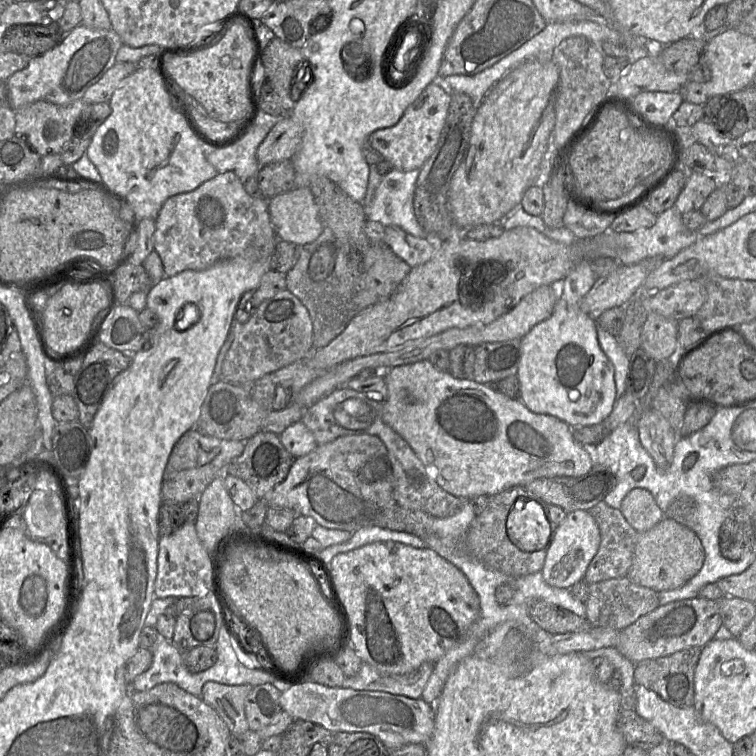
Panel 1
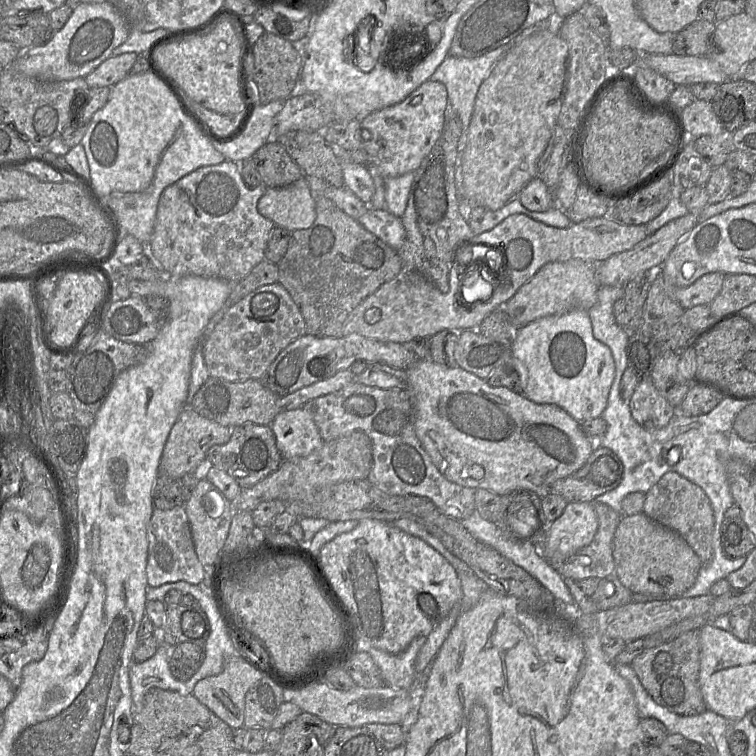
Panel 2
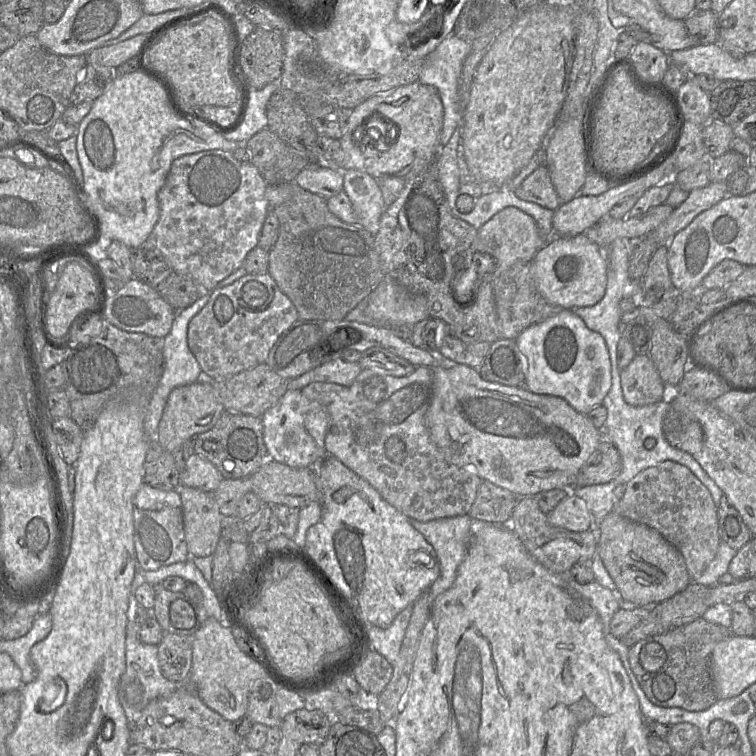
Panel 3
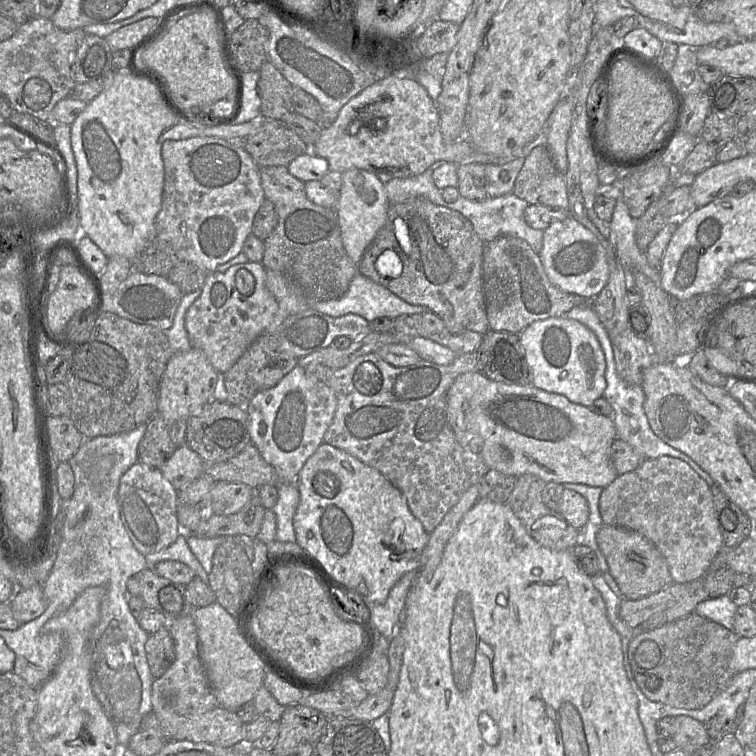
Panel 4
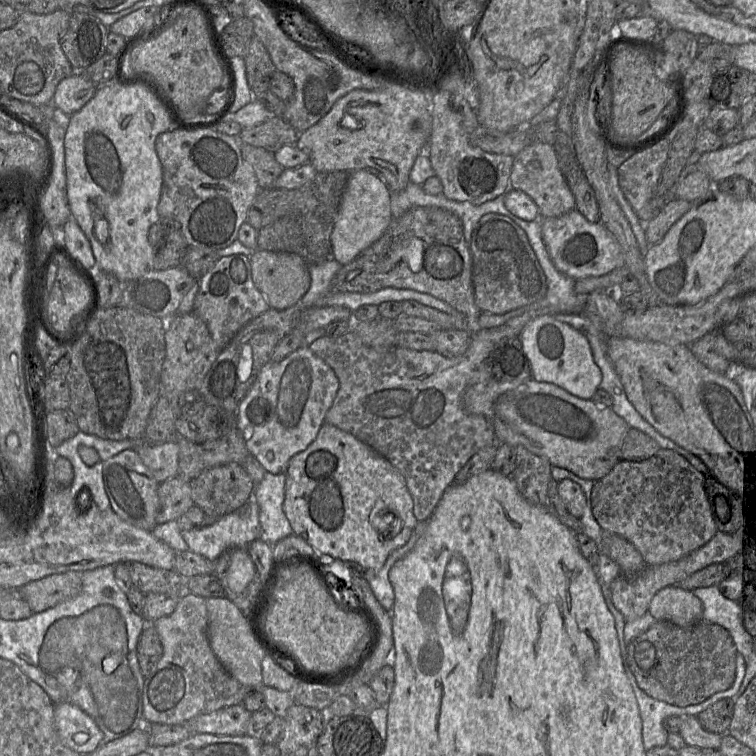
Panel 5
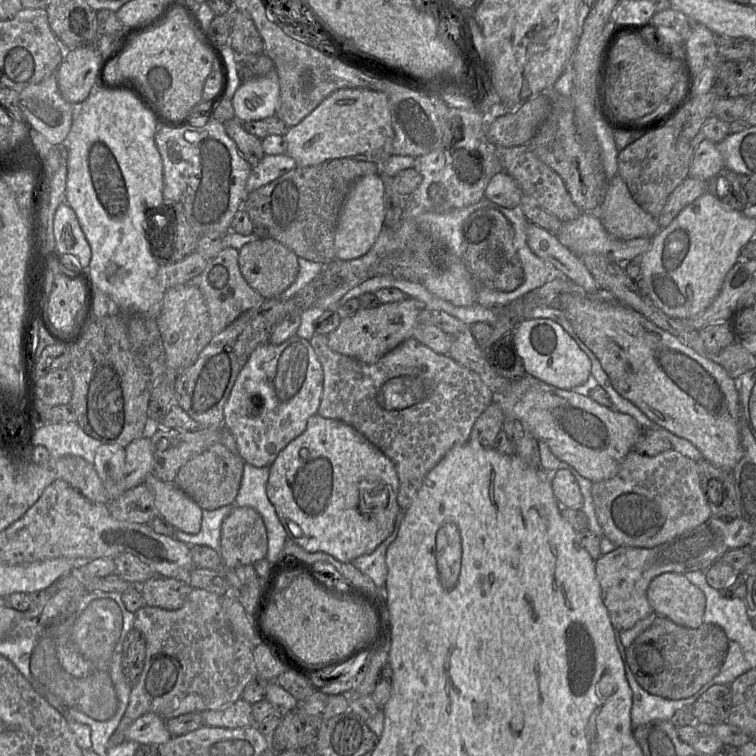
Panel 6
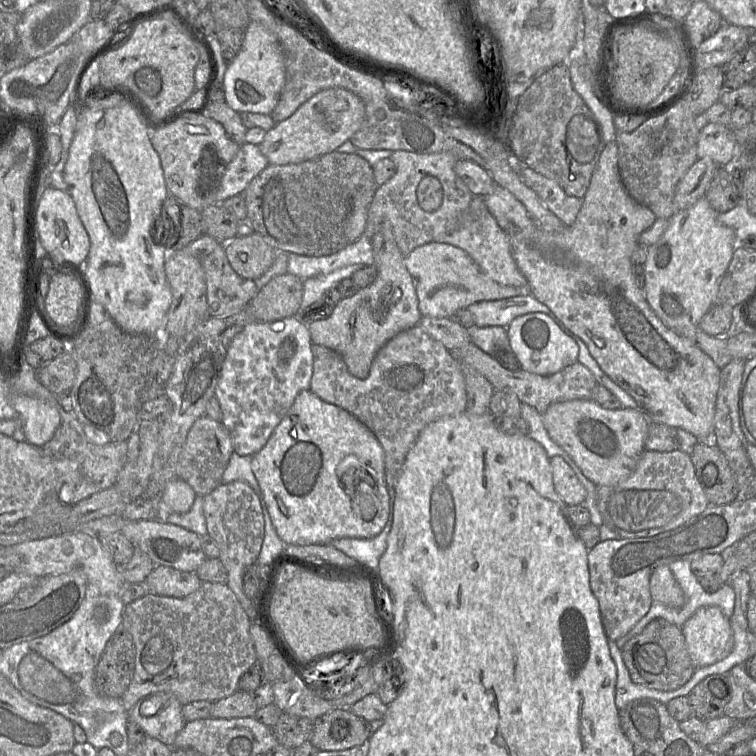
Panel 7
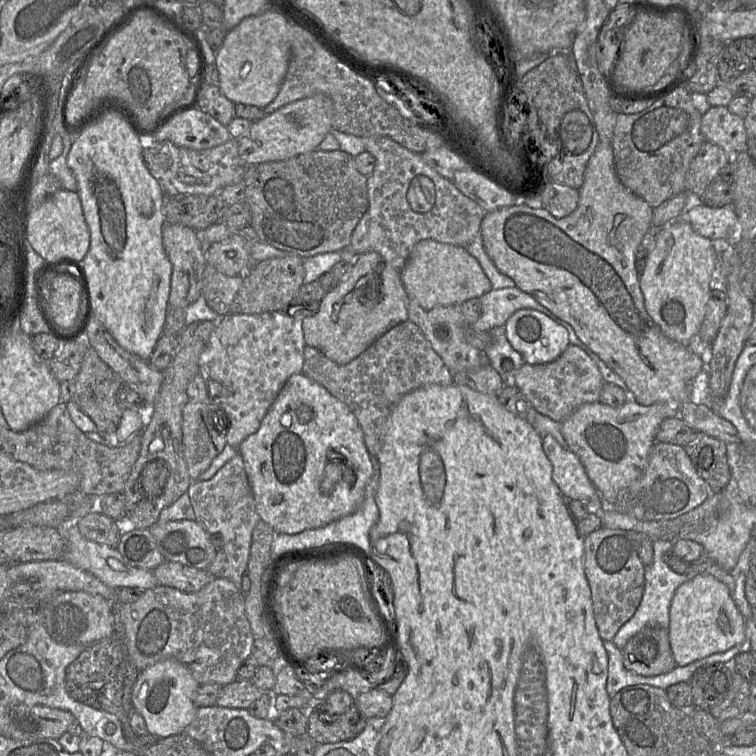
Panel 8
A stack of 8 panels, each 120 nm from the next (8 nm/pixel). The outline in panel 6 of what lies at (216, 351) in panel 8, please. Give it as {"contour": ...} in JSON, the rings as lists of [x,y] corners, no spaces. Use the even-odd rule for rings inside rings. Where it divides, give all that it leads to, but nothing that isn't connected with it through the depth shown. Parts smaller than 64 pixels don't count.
{"contour":[[[295,335],[280,345],[273,345],[271,343],[266,343],[258,348],[256,348],[251,356],[249,357],[247,363],[240,371],[236,382],[232,388],[231,394],[228,401],[224,406],[224,424],[233,434],[237,447],[239,450],[239,455],[241,458],[256,467],[270,467],[270,465],[275,461],[278,454],[296,437],[304,432],[307,426],[308,419],[317,414],[321,398],[323,393],[323,369],[320,361],[318,360],[314,349],[312,348],[310,342],[305,340],[298,335]]]}

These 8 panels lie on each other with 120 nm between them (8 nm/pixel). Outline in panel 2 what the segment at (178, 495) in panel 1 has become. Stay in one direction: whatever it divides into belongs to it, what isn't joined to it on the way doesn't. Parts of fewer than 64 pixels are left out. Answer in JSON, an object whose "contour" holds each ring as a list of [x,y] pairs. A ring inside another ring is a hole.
{"contour":[[[189,406],[185,407],[169,433],[159,463],[159,475],[182,477],[194,474],[205,460],[209,449],[215,445],[227,443],[232,435],[232,429],[211,421]]]}

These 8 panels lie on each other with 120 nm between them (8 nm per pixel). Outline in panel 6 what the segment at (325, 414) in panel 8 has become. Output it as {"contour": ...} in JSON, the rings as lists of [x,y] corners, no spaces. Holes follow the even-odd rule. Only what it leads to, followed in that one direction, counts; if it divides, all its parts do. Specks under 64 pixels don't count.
{"contour":[[[319,413],[308,419],[304,432],[293,439],[270,465],[266,490],[267,496],[275,507],[276,513],[283,524],[289,539],[293,540],[308,552],[325,552],[345,563],[352,562],[359,556],[372,553],[391,533],[393,533],[395,518],[400,511],[400,506],[397,500],[399,477],[393,462],[379,448],[373,445],[365,436],[353,427],[336,419],[324,418]]]}

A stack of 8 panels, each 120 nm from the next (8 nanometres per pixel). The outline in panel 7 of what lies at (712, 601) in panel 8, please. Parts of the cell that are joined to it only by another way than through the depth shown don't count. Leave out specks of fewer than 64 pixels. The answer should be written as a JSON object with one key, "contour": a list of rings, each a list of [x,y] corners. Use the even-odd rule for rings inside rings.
{"contour":[[[716,606],[699,608],[681,629],[688,653],[697,667],[720,661],[733,649],[730,619]]]}

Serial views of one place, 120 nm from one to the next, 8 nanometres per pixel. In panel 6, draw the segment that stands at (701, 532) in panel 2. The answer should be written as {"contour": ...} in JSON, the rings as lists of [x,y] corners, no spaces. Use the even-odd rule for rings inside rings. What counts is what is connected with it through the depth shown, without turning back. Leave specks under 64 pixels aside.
{"contour":[[[673,449],[654,456],[630,451],[618,473],[610,479],[594,482],[591,492],[597,520],[603,534],[616,547],[653,548],[696,528],[712,516],[701,489],[696,462]]]}

